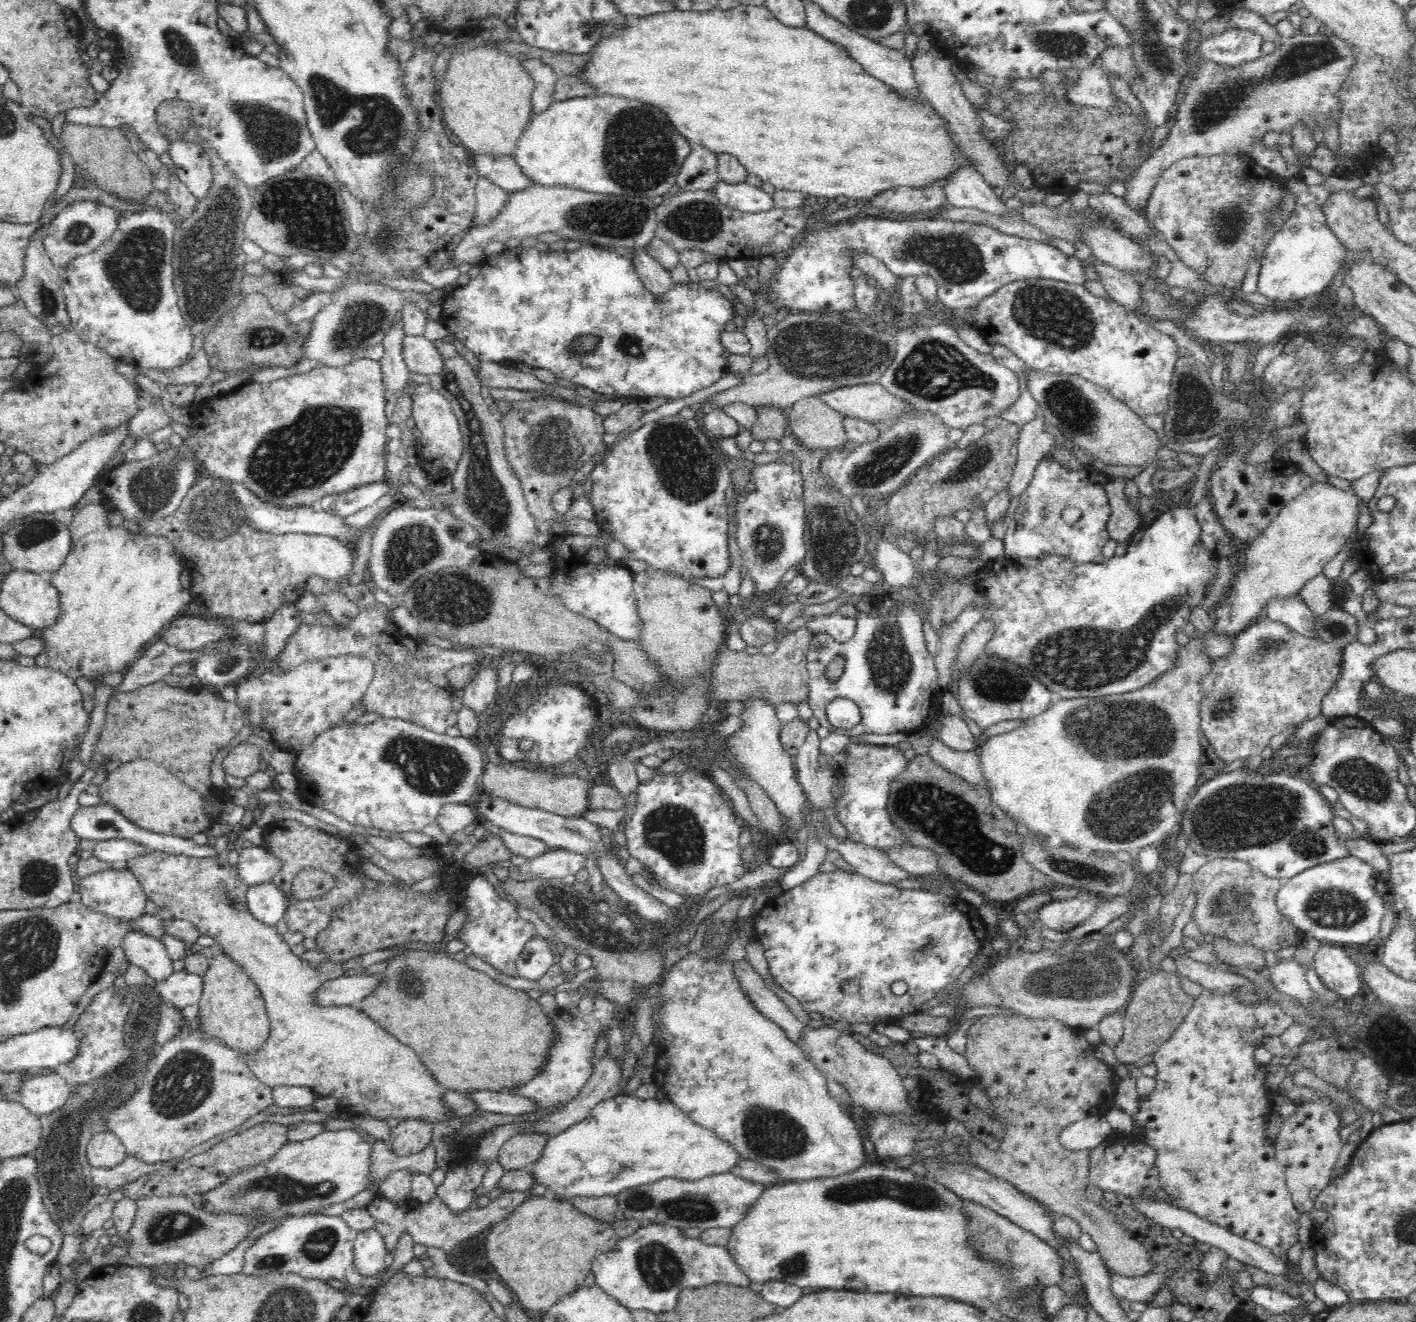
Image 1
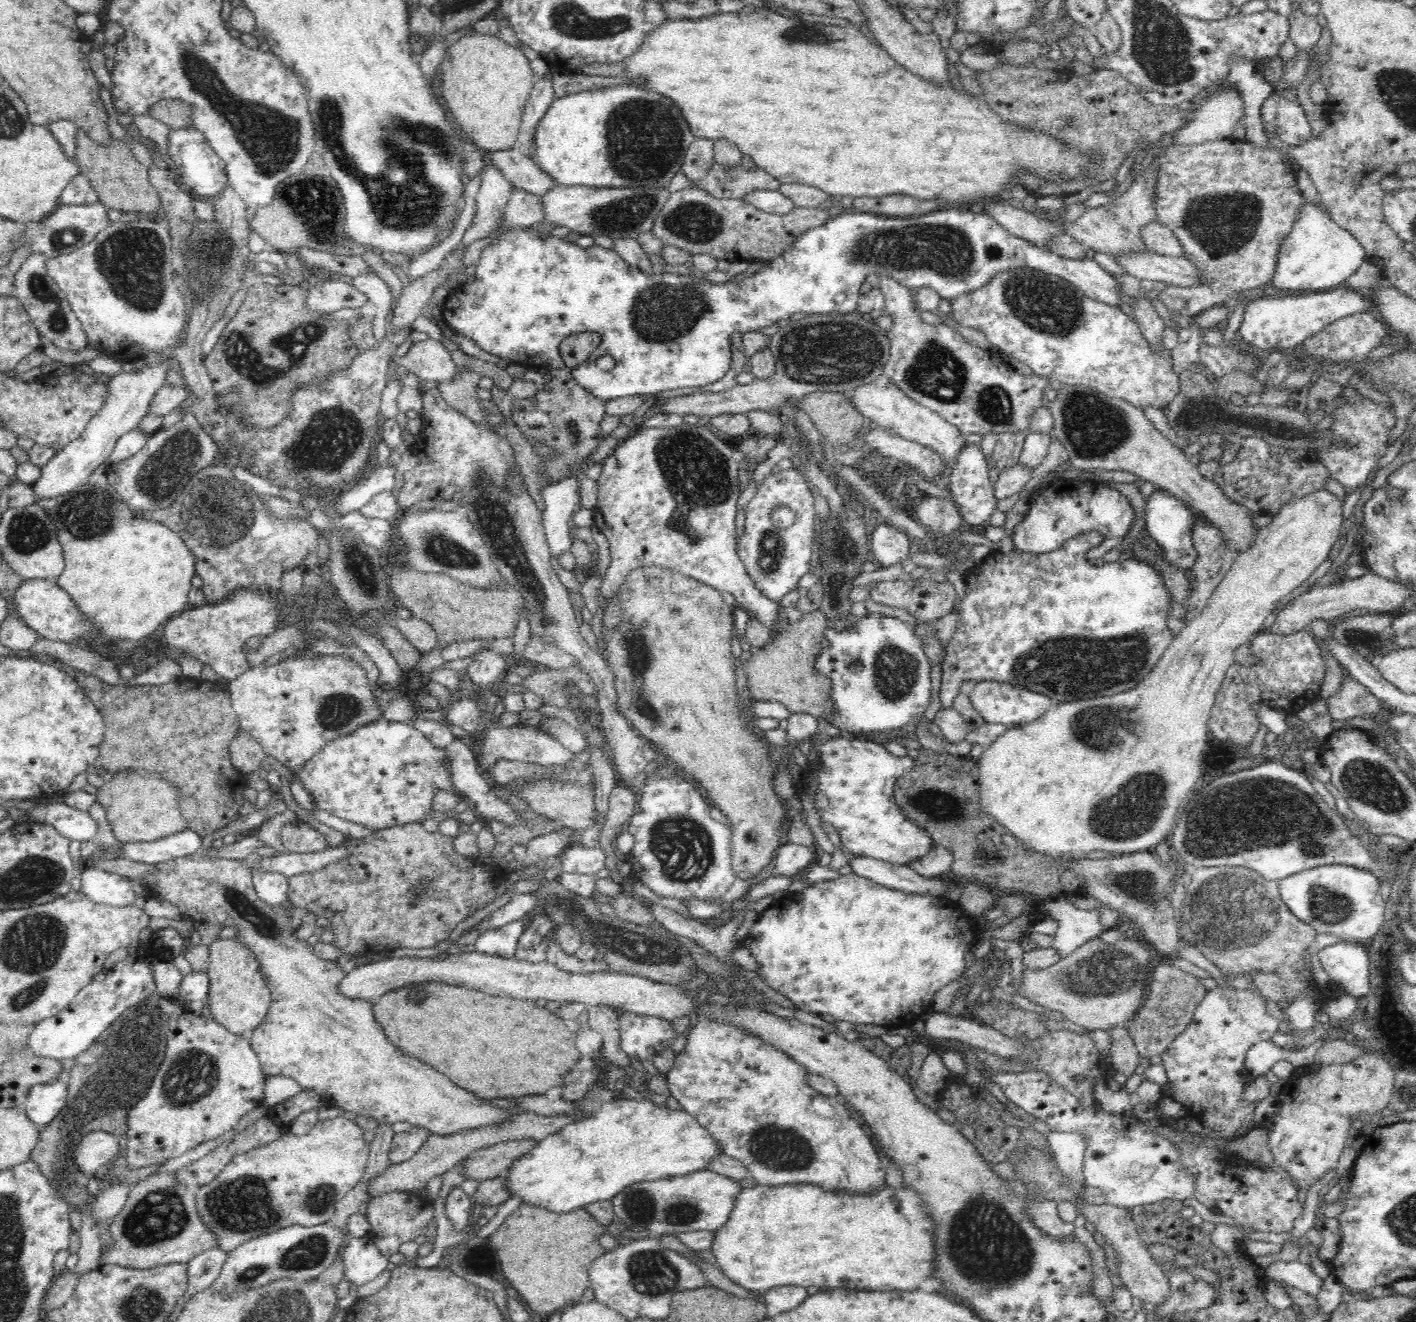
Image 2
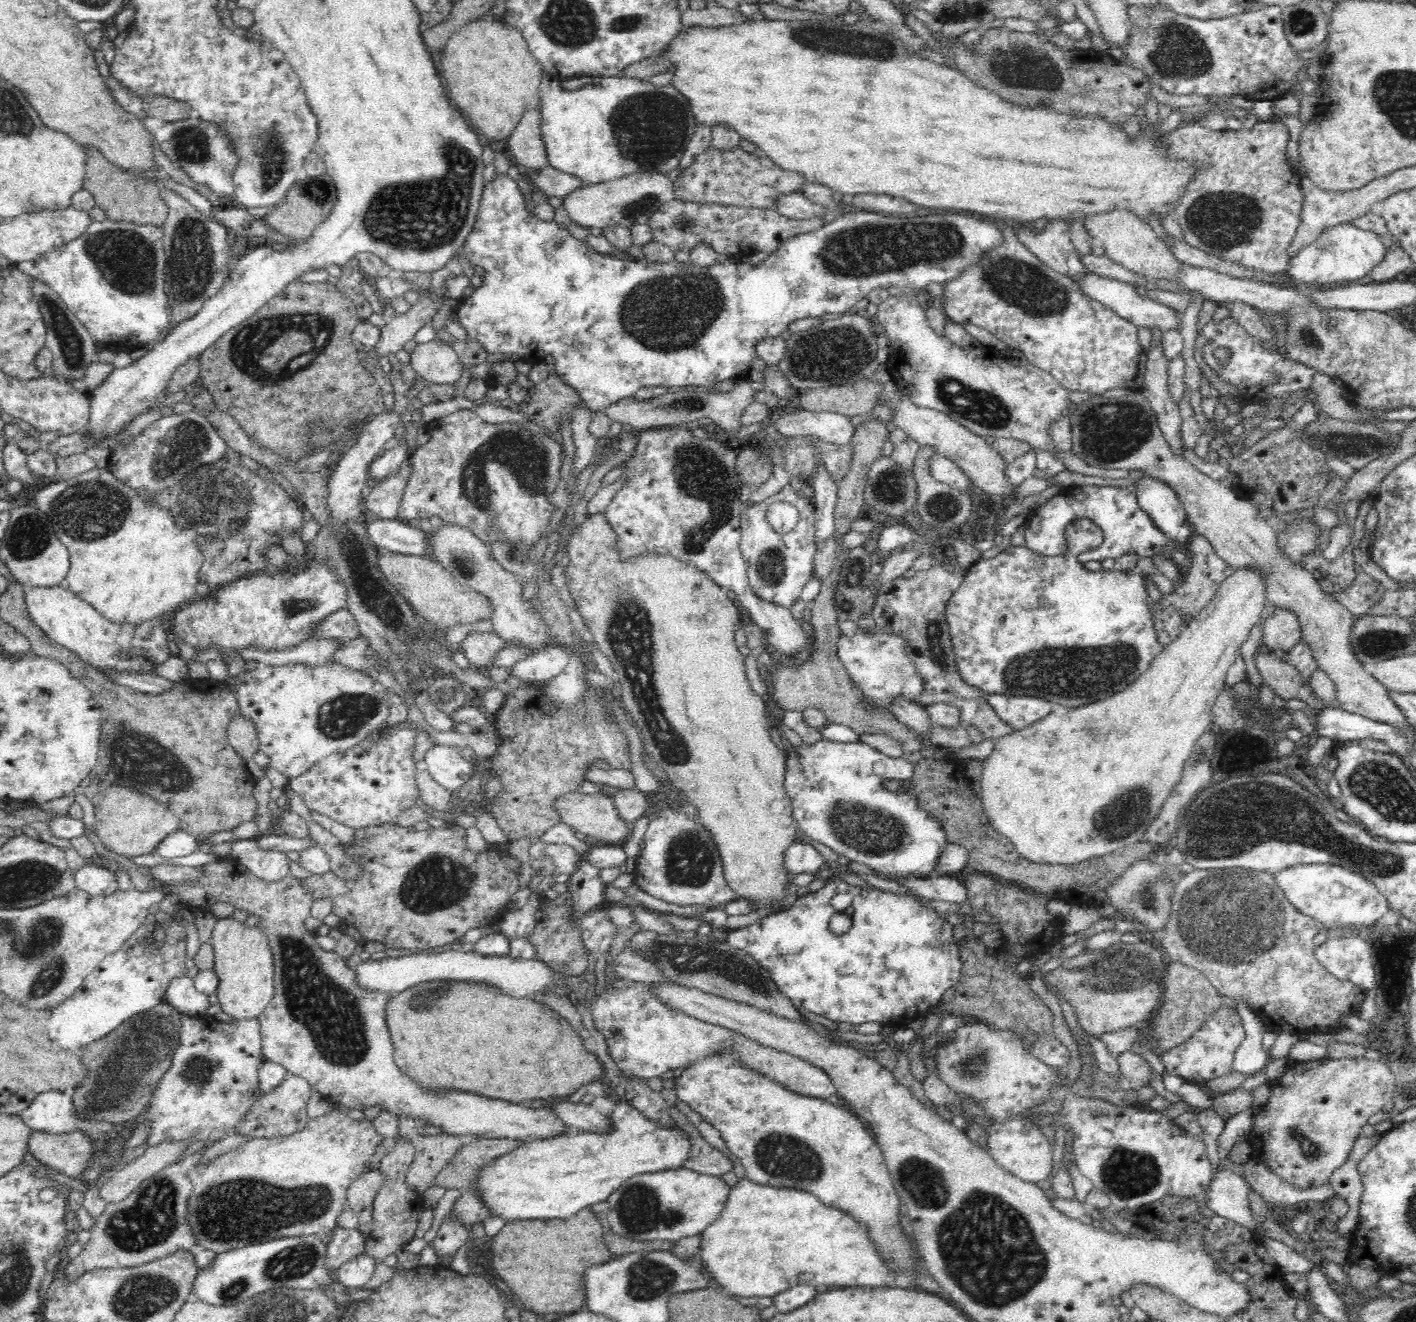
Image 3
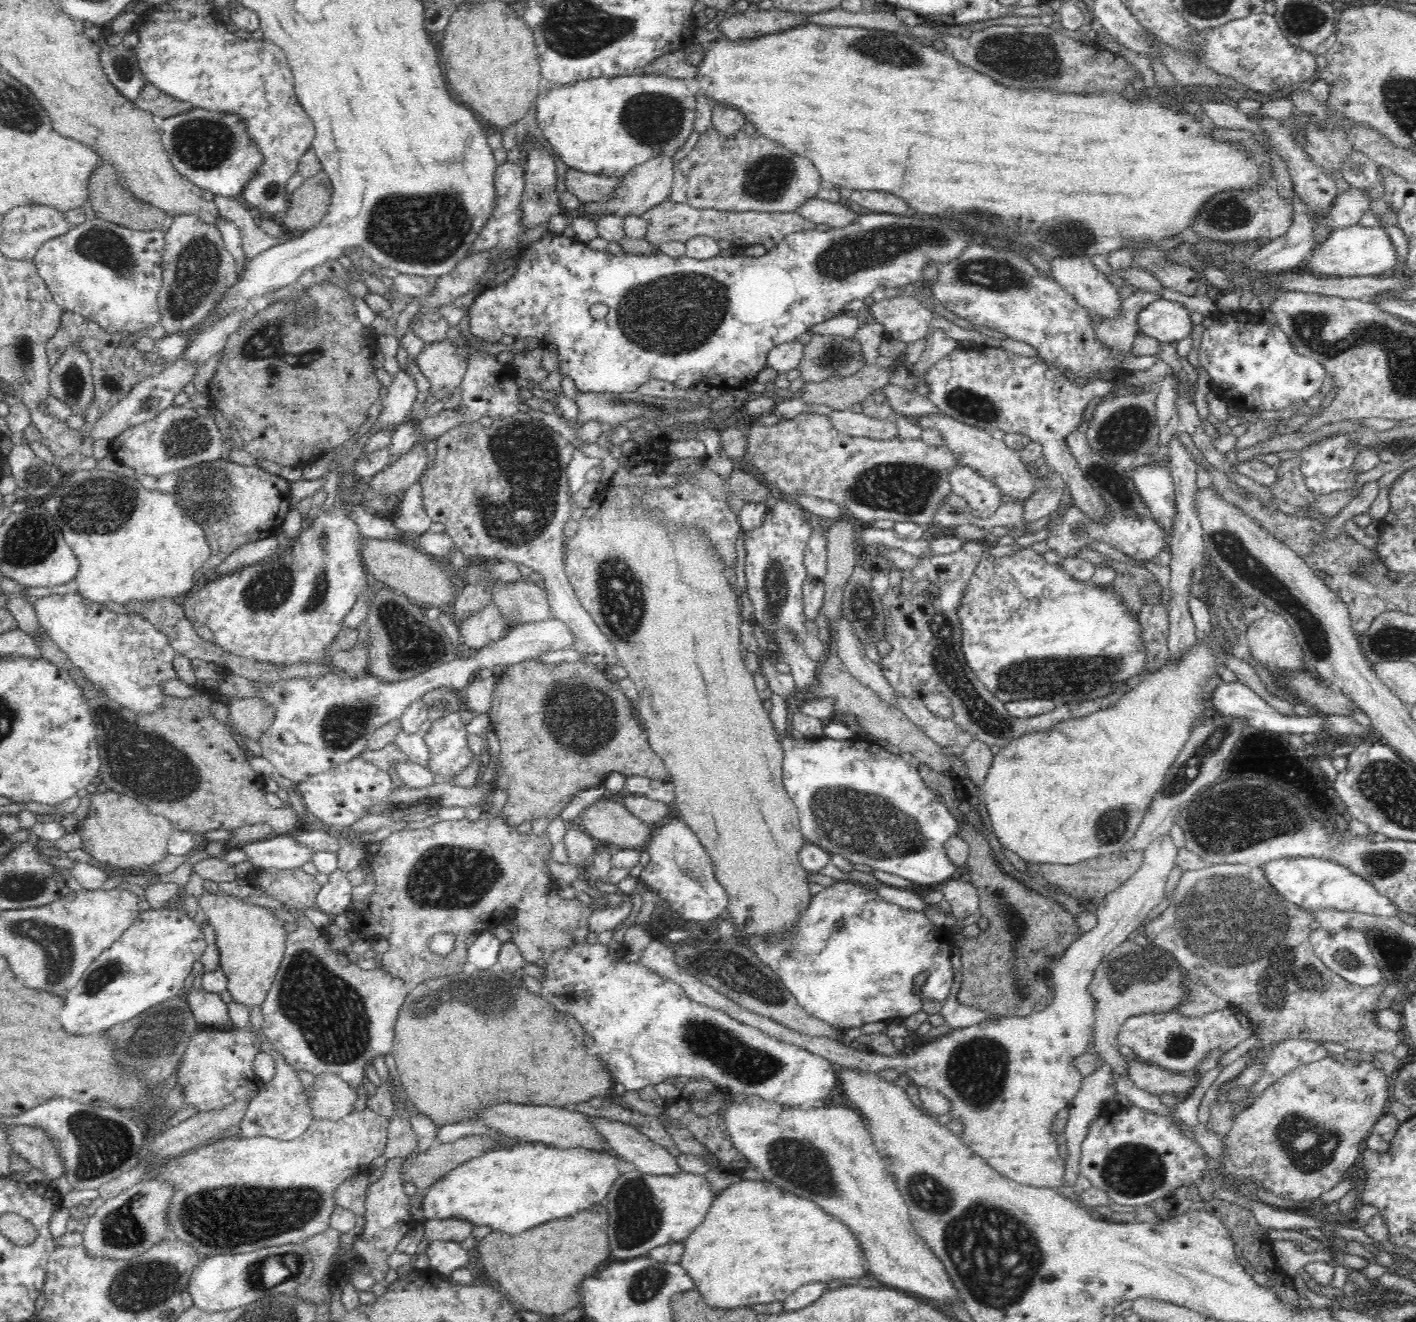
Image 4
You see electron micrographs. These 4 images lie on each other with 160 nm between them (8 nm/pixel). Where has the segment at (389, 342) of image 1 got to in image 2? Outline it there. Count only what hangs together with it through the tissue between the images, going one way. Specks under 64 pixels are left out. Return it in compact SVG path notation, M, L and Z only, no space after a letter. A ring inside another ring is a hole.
M458 245L448 252L440 266L424 276L412 281L408 286L403 286L399 292L392 310L392 320L389 324L394 331L396 328L407 327L420 316L420 312L432 299L432 293L456 268L461 259L461 252L465 247Z

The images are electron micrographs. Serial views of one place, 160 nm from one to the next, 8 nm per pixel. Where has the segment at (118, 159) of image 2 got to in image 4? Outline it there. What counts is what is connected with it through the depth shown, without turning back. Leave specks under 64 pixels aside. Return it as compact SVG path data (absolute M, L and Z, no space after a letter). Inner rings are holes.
M103 163L90 179L88 190L88 207L96 213L96 217L106 222L114 223L132 230L152 231L167 227L169 219L160 209L138 200L130 191L120 183L116 171L106 163Z

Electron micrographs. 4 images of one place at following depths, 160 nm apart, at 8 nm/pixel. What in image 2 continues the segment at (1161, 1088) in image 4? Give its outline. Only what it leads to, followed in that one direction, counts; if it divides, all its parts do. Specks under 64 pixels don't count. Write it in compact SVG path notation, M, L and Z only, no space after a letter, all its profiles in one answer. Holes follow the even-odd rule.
M1118 1028L1108 1031L1112 1037L1112 1046L1110 1048L1109 1060L1115 1066L1118 1072L1124 1076L1132 1076L1138 1068L1141 1060L1141 1054L1138 1052L1135 1042L1129 1037L1127 1028Z

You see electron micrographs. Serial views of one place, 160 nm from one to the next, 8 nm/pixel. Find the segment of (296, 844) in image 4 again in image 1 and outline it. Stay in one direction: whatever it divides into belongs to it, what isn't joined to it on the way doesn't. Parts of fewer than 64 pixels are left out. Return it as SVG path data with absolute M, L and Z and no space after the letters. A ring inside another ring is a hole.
M272 881L249 886L247 900L250 911L265 924L276 925L287 916L293 898Z

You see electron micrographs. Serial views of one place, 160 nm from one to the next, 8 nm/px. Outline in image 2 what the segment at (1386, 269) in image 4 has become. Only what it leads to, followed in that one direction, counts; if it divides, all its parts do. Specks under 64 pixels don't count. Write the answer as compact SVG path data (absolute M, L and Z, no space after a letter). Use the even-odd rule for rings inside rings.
M1306 203L1301 220L1280 247L1278 270L1271 286L1289 290L1326 291L1342 286L1368 260L1364 245L1347 228L1342 228L1318 205Z

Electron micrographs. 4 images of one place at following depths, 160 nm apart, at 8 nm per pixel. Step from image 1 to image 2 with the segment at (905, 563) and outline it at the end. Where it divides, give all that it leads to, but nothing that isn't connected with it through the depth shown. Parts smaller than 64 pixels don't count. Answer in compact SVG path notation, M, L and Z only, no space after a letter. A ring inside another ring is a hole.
M881 522L878 525L870 537L870 548L871 553L876 558L876 564L884 568L884 571L887 572L890 567L903 562L910 552L912 538L910 538L904 531L887 525L885 522Z

